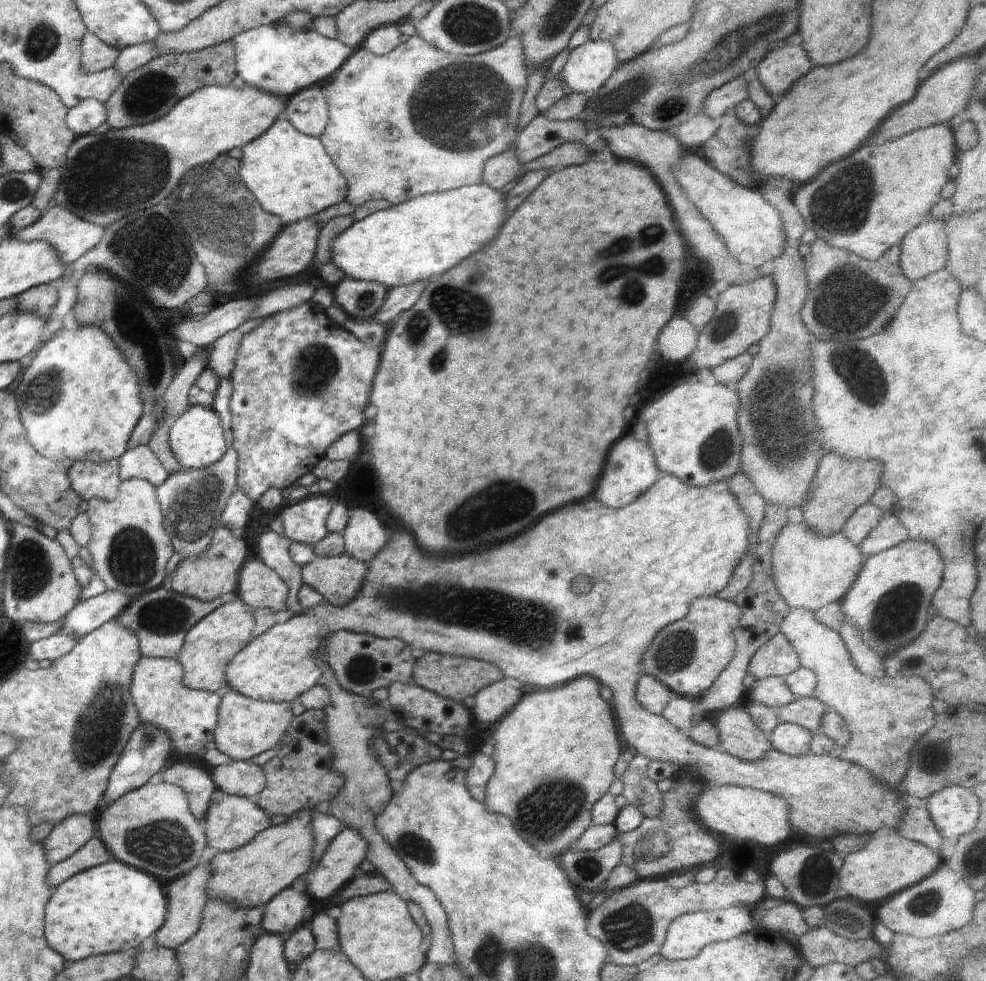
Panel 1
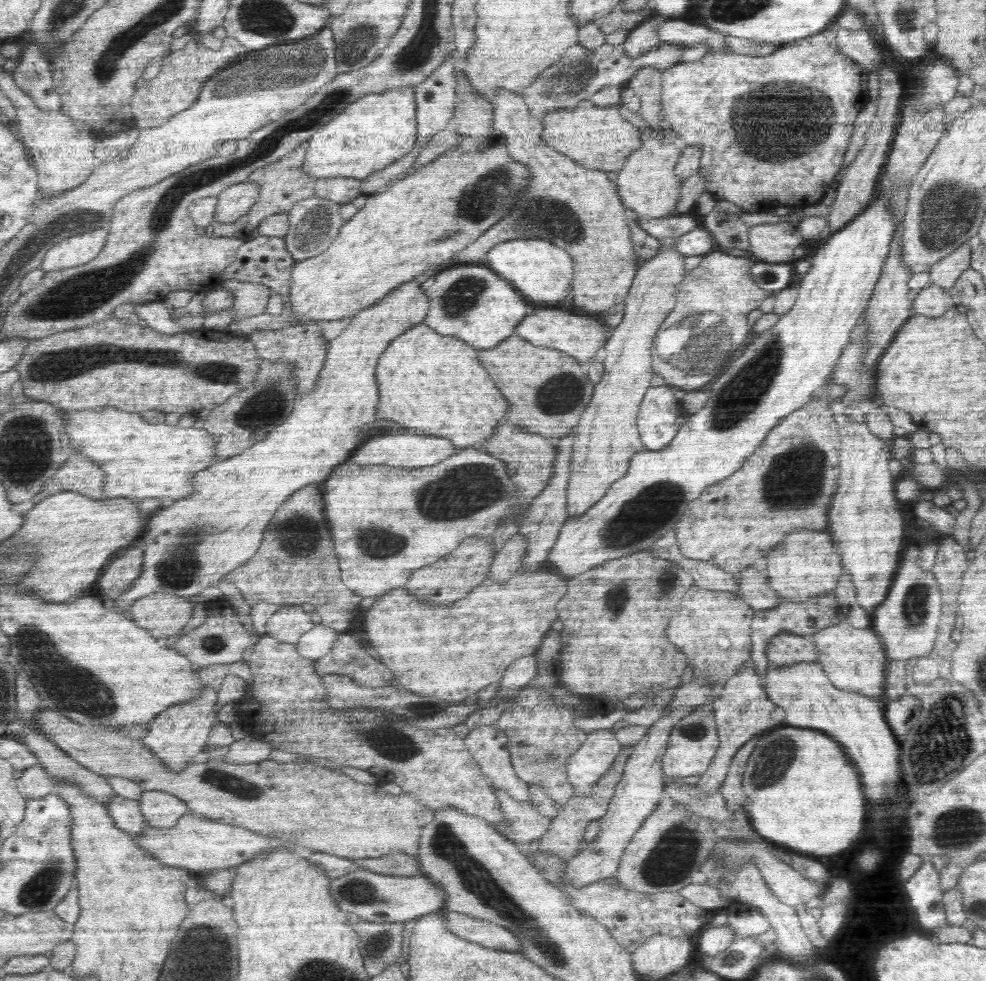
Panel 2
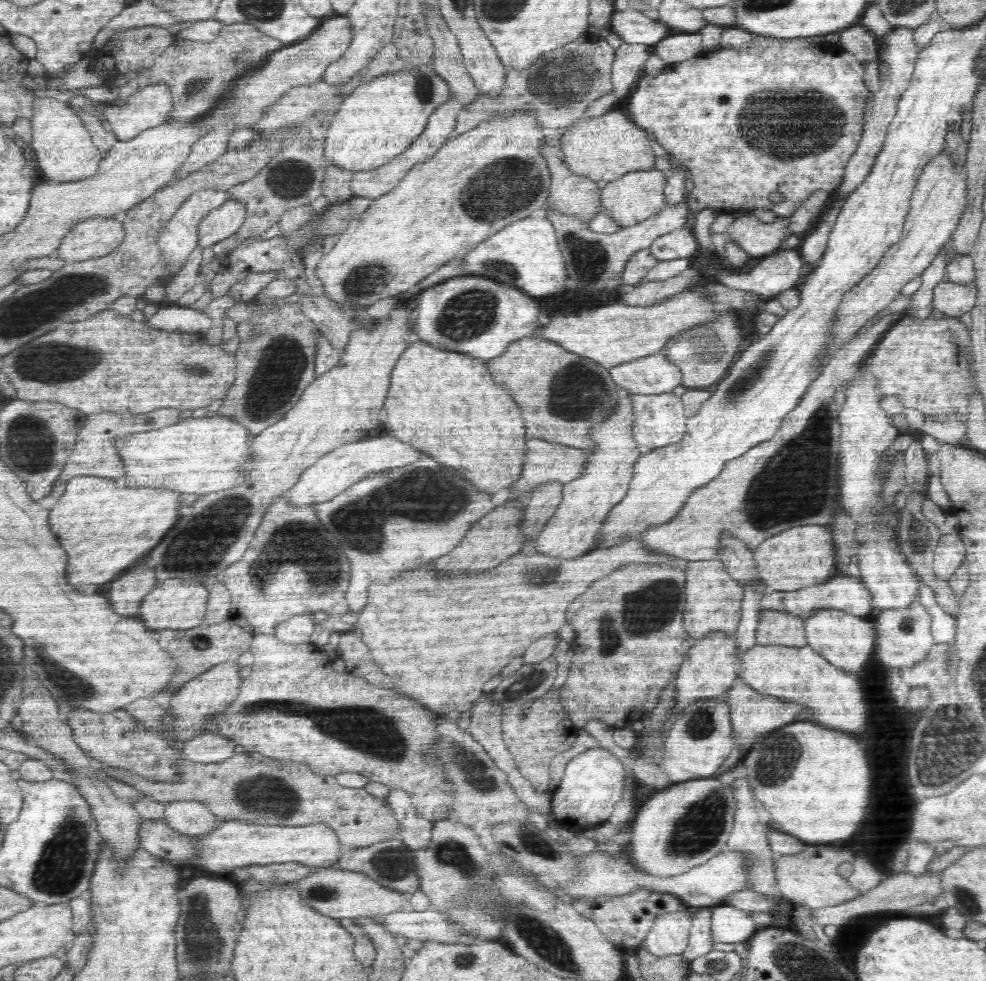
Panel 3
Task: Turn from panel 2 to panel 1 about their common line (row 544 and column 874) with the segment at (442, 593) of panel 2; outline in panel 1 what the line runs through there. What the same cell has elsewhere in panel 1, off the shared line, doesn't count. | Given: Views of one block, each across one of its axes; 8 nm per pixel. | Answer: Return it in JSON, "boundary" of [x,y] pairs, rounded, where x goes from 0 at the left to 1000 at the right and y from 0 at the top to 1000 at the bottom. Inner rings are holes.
{"boundary":[[[846,460],[837,461],[820,493],[818,512],[812,518],[815,532],[835,545],[849,543],[871,516],[881,512],[897,480],[895,471],[886,468],[860,469]]]}

